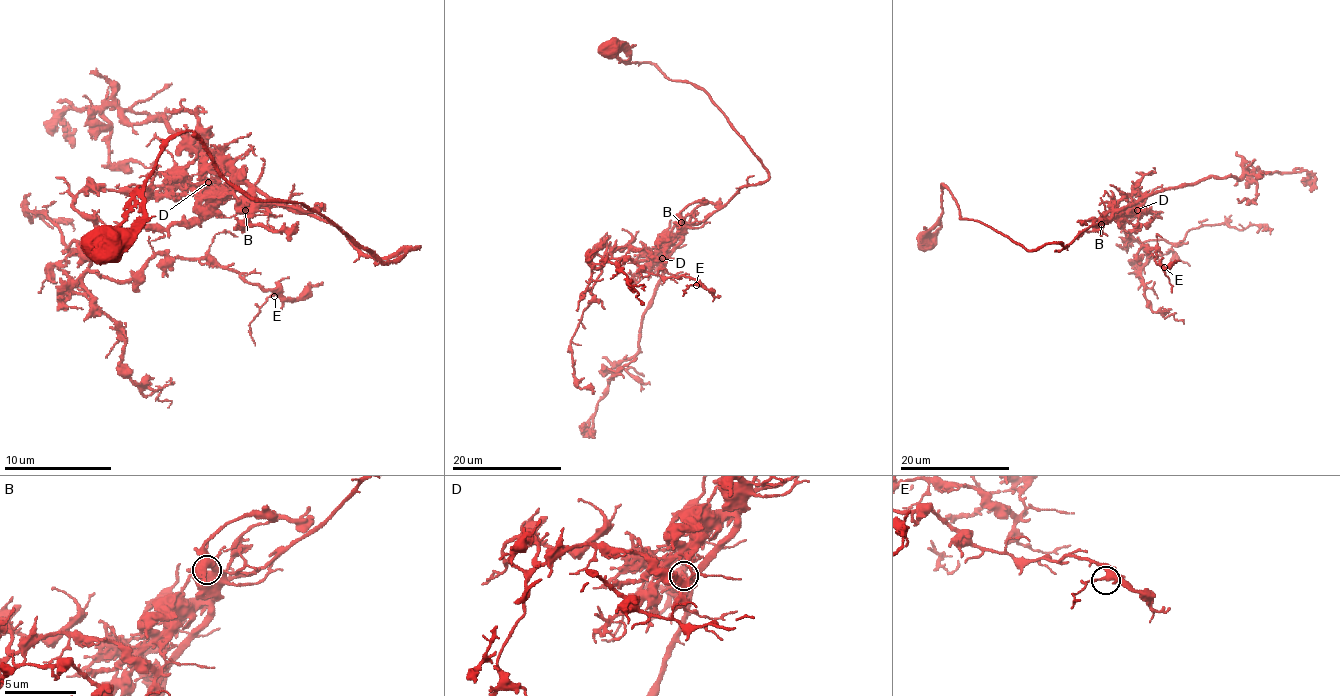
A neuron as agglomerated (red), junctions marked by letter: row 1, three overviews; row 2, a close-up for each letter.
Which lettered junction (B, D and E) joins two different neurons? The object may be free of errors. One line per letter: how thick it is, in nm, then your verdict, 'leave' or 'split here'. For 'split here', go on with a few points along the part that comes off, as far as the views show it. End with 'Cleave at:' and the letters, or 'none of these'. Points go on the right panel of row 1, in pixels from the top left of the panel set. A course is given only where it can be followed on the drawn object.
B: 480 nm | leave
D: 400 nm | split here | (1137, 210), (1138, 225), (1126, 233), (1139, 243), (1179, 244), (1191, 229), (1223, 224), (1261, 225), (1270, 234)
E: 320 nm | leave
Cleave at: D

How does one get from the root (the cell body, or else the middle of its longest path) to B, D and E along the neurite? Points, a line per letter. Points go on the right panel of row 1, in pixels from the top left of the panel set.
B: (928, 241), (940, 226), (943, 184), (962, 218), (1027, 249), (1051, 243), (1064, 248), (1105, 215), (1101, 224)
D: (928, 241), (940, 226), (943, 184), (962, 218), (1027, 249), (1051, 243), (1064, 248), (1112, 210), (1137, 210)
E: (928, 241), (943, 184), (1027, 249), (1113, 210), (1164, 267)

